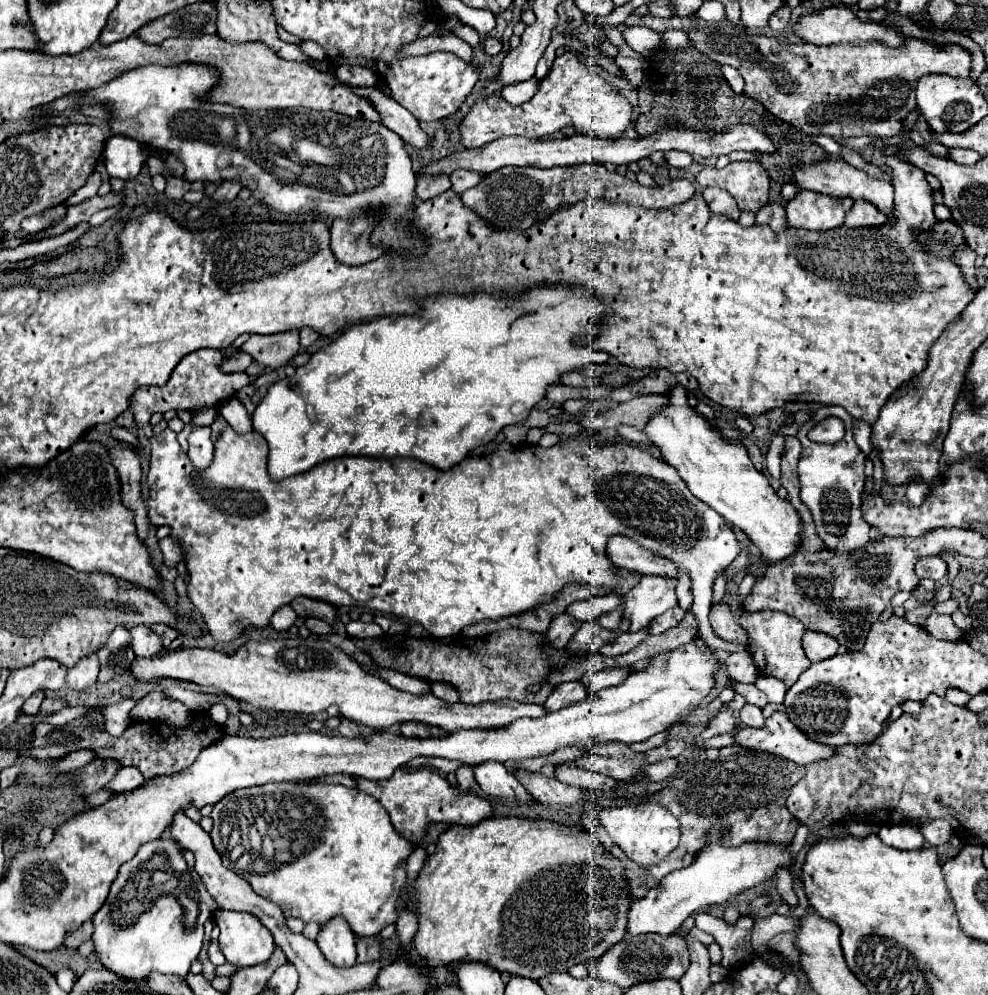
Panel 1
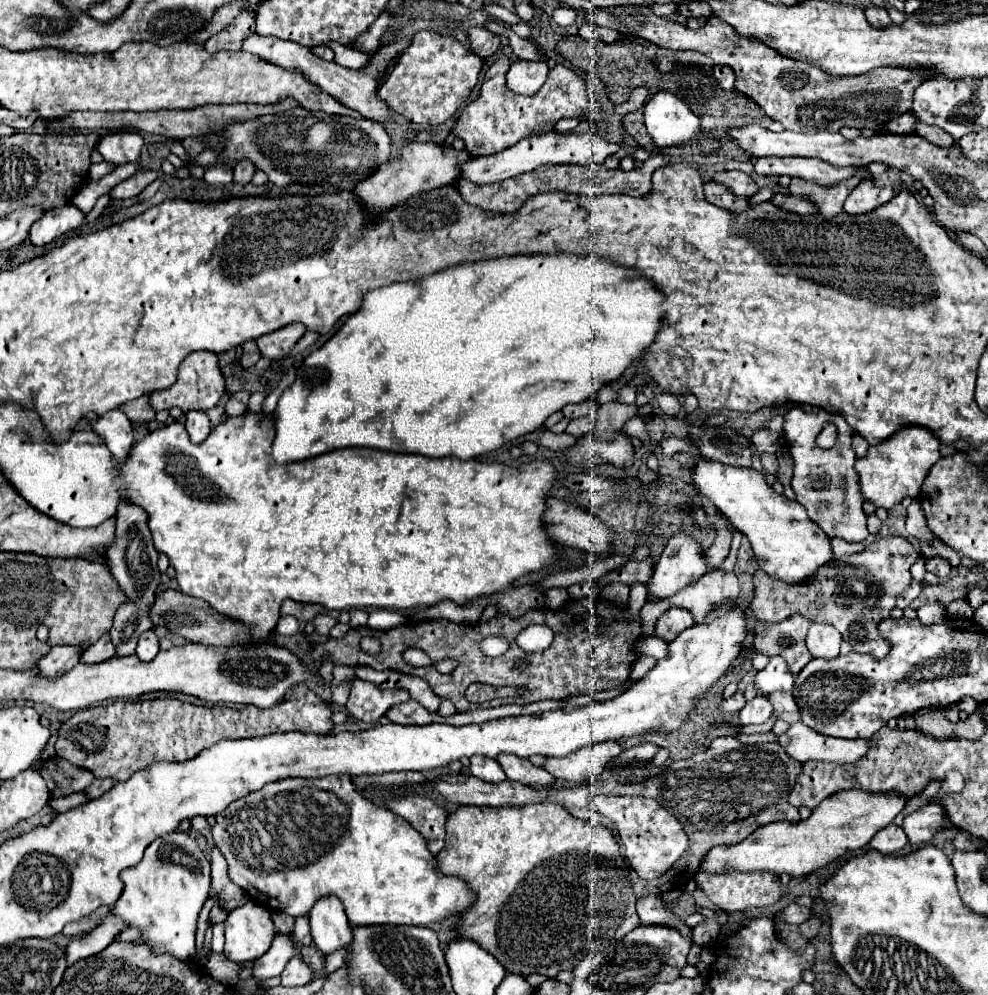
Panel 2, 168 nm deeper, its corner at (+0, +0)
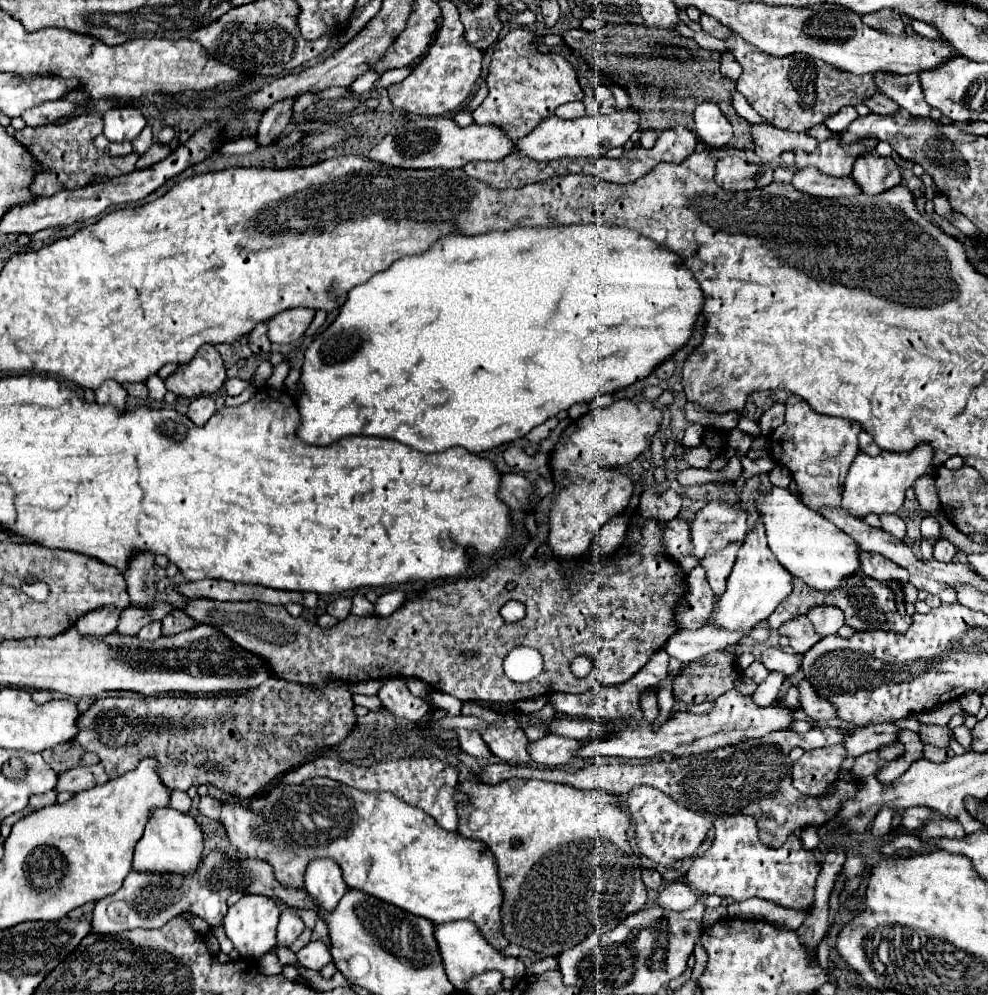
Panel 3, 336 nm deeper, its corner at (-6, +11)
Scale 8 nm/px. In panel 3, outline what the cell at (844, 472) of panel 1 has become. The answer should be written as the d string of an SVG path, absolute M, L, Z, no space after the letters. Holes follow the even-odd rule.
M788 396L786 420L770 432L770 456L786 466L798 484L800 498L812 508L840 508L842 486L852 460L858 454L858 432L862 426L852 420L822 416L814 412L802 398Z

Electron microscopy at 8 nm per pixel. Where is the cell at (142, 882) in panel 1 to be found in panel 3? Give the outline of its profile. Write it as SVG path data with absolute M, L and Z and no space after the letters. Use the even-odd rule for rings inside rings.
M170 806L166 808L154 808L140 842L136 844L134 852L134 868L140 872L176 872L176 874L190 874L196 870L204 850L204 838L202 830L196 824L196 820L190 814L182 814Z

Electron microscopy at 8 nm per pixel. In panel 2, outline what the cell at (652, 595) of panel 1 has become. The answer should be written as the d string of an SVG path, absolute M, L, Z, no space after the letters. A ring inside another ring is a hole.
M678 533L668 541L650 581L646 583L648 601L670 599L692 581L698 581L698 577L704 573L706 565L700 553L700 545L690 535Z

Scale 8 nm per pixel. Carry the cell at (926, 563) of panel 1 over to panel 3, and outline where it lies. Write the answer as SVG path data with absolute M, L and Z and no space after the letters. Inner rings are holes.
M938 540L934 544L934 558L940 562L952 562L956 556L956 546L950 540Z

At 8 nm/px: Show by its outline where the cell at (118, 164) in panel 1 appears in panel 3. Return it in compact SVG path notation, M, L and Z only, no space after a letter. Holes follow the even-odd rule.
M118 106L104 112L104 136L110 142L132 142L144 126L146 120L134 106Z

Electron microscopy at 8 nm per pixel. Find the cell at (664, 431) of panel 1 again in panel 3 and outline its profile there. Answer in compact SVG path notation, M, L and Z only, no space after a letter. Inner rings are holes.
M772 488L768 494L758 494L756 506L776 560L808 586L816 590L834 590L842 586L842 578L854 576L860 570L860 548L854 538L838 530L820 512L810 510L798 496L792 496L790 490Z

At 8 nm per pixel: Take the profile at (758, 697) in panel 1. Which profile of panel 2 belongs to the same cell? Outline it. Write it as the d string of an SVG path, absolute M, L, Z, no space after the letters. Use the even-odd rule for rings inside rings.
M776 691L776 693L770 693L768 695L768 701L772 701L772 709L774 709L774 715L782 721L788 721L788 723L794 723L800 719L800 713L798 713L798 707L794 703L794 697L790 691Z

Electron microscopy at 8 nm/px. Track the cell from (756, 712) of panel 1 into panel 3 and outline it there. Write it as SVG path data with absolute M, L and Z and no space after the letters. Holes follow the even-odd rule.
M770 672L768 678L764 682L760 682L756 692L752 694L754 702L758 706L770 706L770 704L774 704L776 702L776 694L778 694L784 678L786 678L784 672Z

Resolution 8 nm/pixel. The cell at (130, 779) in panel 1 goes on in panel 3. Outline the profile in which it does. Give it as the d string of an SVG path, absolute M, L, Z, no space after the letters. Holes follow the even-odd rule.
M94 764L94 766L78 766L74 770L66 770L58 776L58 784L56 784L56 792L82 792L82 790L90 790L92 786L104 784L108 782L108 774L104 770L102 764Z

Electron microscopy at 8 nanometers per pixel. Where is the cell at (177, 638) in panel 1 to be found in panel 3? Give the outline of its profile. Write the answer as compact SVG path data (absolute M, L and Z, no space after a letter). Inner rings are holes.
M174 610L172 614L168 614L164 620L162 620L162 634L164 636L172 636L172 634L178 634L178 632L184 632L188 628L192 628L196 622L192 618L186 618L186 612L182 610Z

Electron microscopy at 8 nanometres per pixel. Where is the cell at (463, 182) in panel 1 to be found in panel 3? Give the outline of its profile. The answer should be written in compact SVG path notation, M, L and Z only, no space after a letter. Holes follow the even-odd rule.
M628 106L624 112L612 114L594 114L576 120L562 120L562 118L548 118L544 120L532 134L518 140L518 152L526 154L532 160L556 160L556 158L578 158L578 156L602 156L606 150L624 146L630 136L640 128L640 116L634 106Z

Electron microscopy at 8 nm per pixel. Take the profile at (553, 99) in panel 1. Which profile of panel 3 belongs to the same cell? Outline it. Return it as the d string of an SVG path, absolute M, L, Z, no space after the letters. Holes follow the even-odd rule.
M514 28L496 44L486 76L490 92L472 112L476 124L500 124L512 140L530 134L542 120L554 116L558 106L582 100L584 96L572 64L560 54L538 52L532 44L532 36L528 28Z

